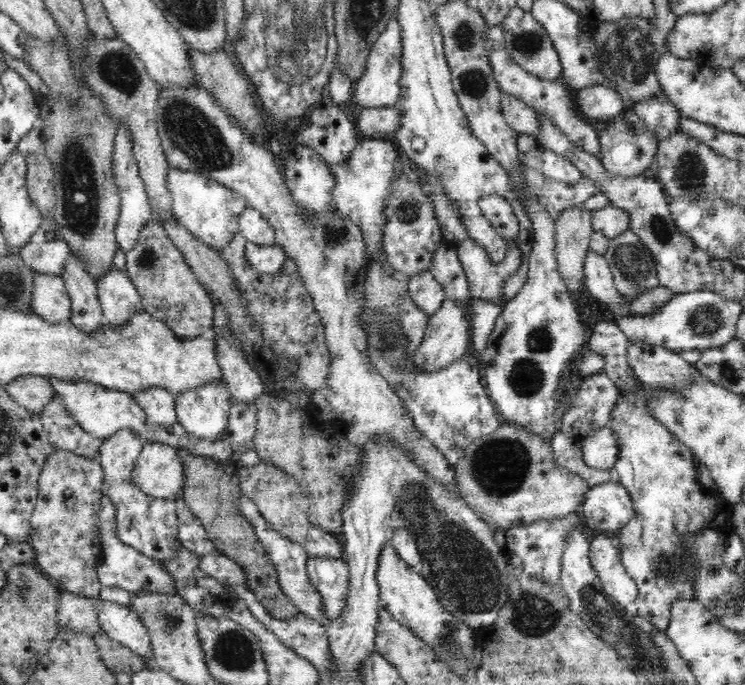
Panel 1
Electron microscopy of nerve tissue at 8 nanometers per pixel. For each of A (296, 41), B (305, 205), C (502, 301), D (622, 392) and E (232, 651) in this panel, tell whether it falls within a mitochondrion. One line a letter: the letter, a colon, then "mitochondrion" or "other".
A: mitochondrion
B: mitochondrion
C: other
D: other
E: mitochondrion

